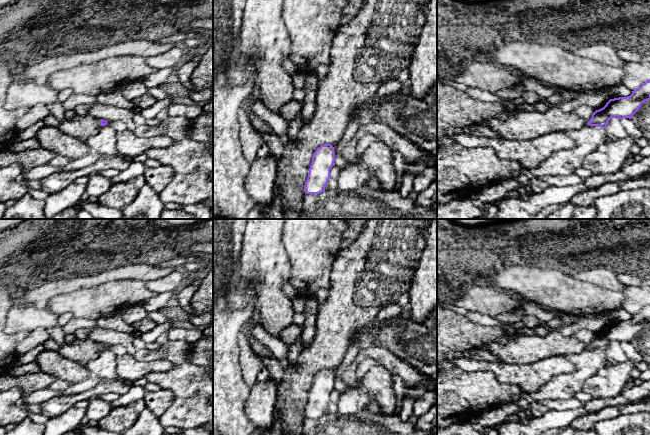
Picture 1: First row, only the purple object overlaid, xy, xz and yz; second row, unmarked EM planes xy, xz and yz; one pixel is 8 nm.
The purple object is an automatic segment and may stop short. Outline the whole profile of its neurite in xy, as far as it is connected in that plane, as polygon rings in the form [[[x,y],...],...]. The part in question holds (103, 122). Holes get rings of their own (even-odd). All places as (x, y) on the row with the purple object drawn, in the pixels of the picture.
[[[100,119],[100,121],[103,127],[96,134],[87,139],[86,144],[88,146],[88,152],[83,157],[73,160],[63,167],[54,167],[51,164],[34,167],[27,173],[27,179],[42,180],[54,172],[77,171],[78,169],[95,164],[95,162],[103,156],[117,155],[117,132],[107,121],[102,119]]]

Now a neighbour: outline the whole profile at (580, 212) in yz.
[[[576,206],[573,219],[593,219],[597,214],[596,206]]]

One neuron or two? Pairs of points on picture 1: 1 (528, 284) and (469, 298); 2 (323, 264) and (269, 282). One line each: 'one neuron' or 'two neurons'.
1: two neurons
2: two neurons

